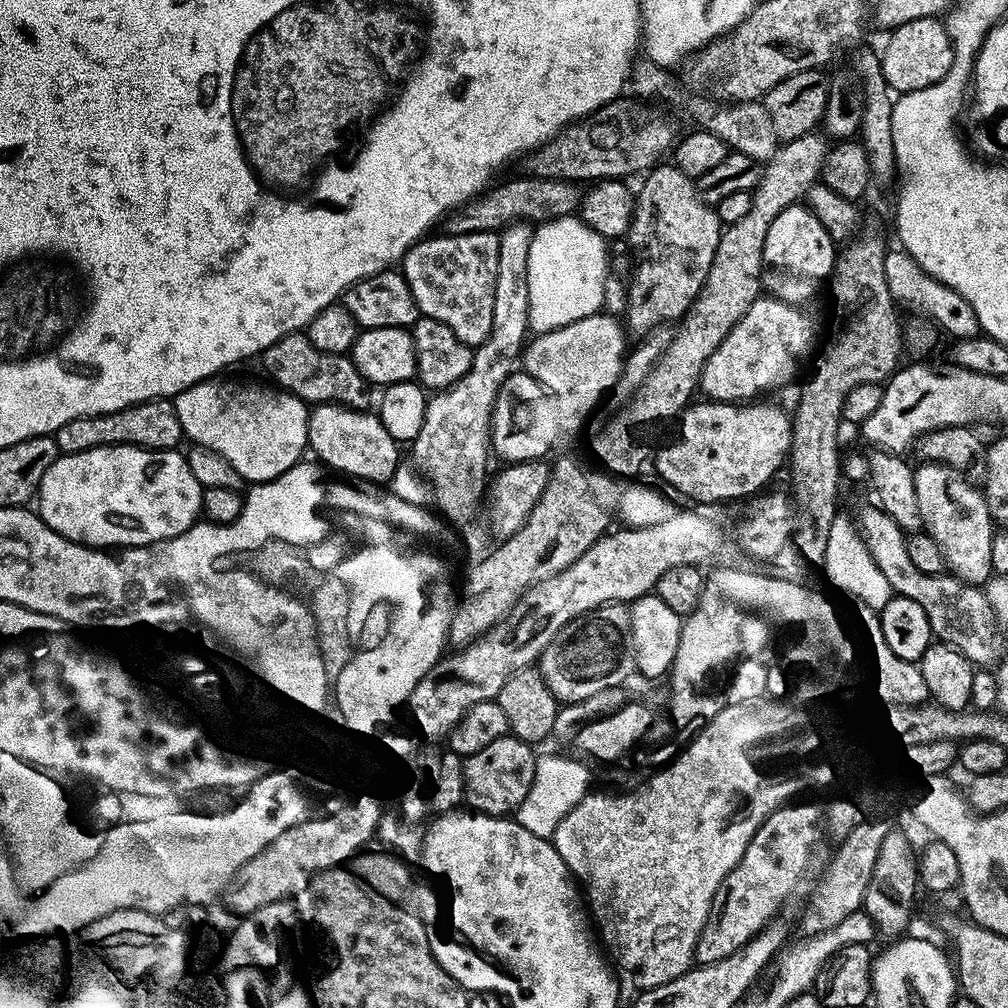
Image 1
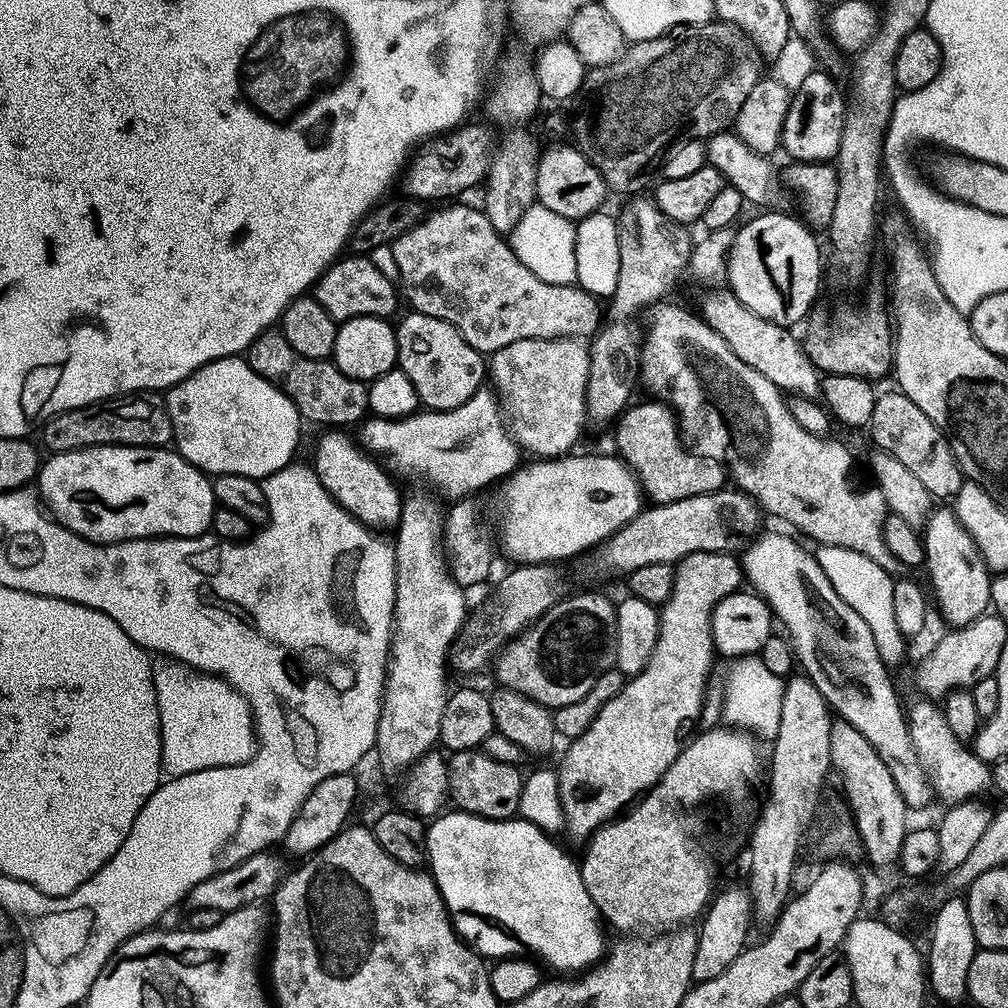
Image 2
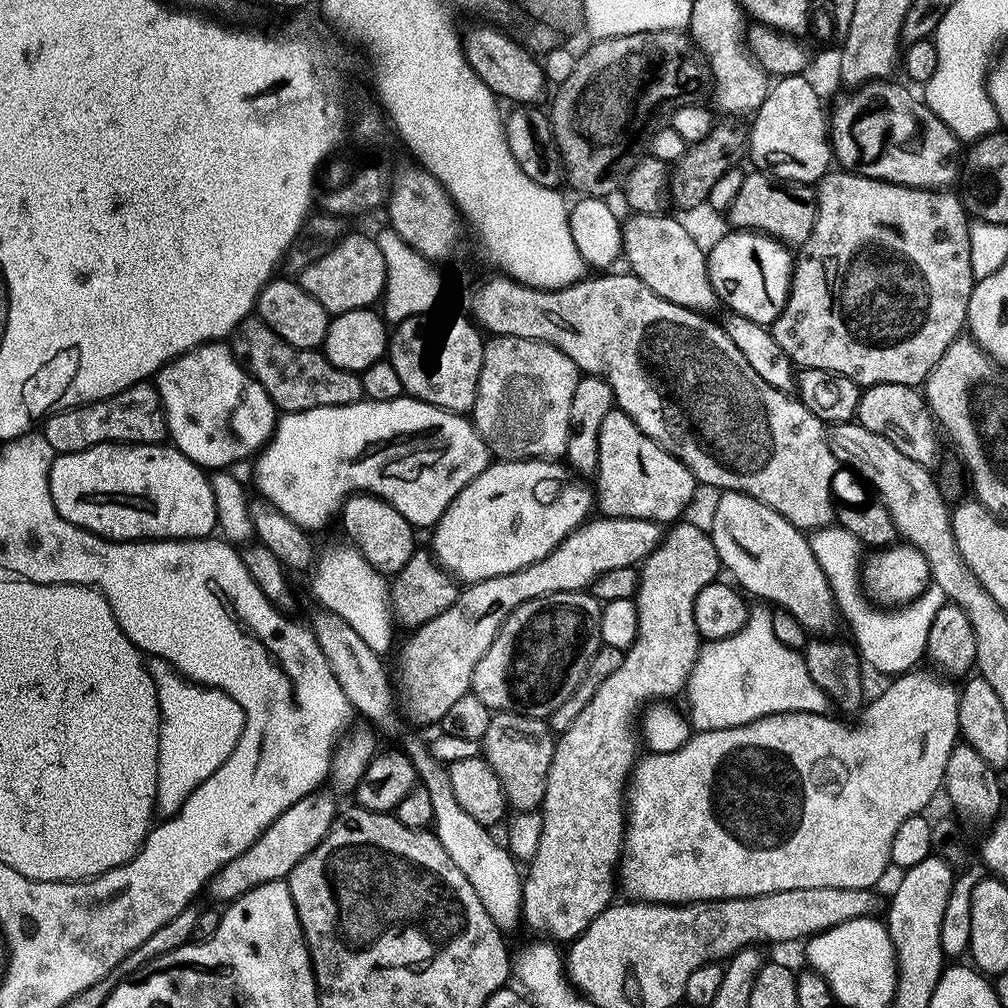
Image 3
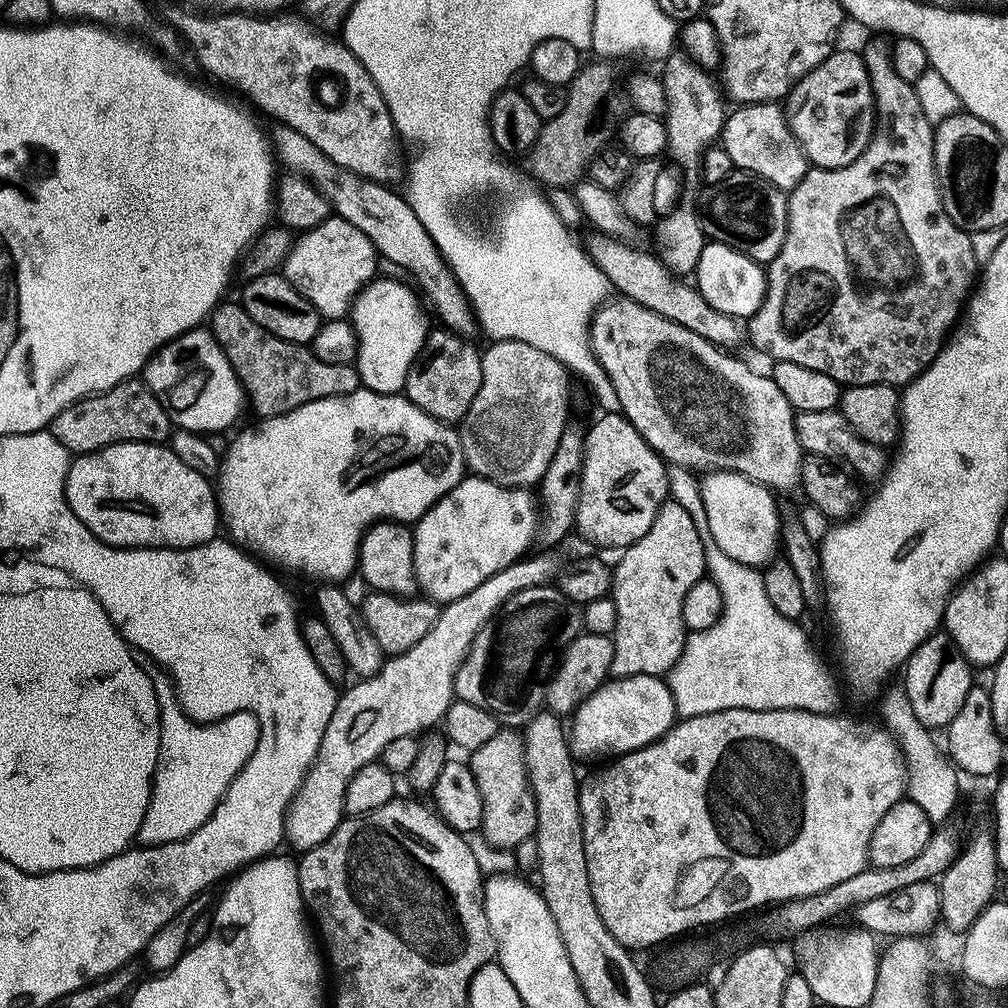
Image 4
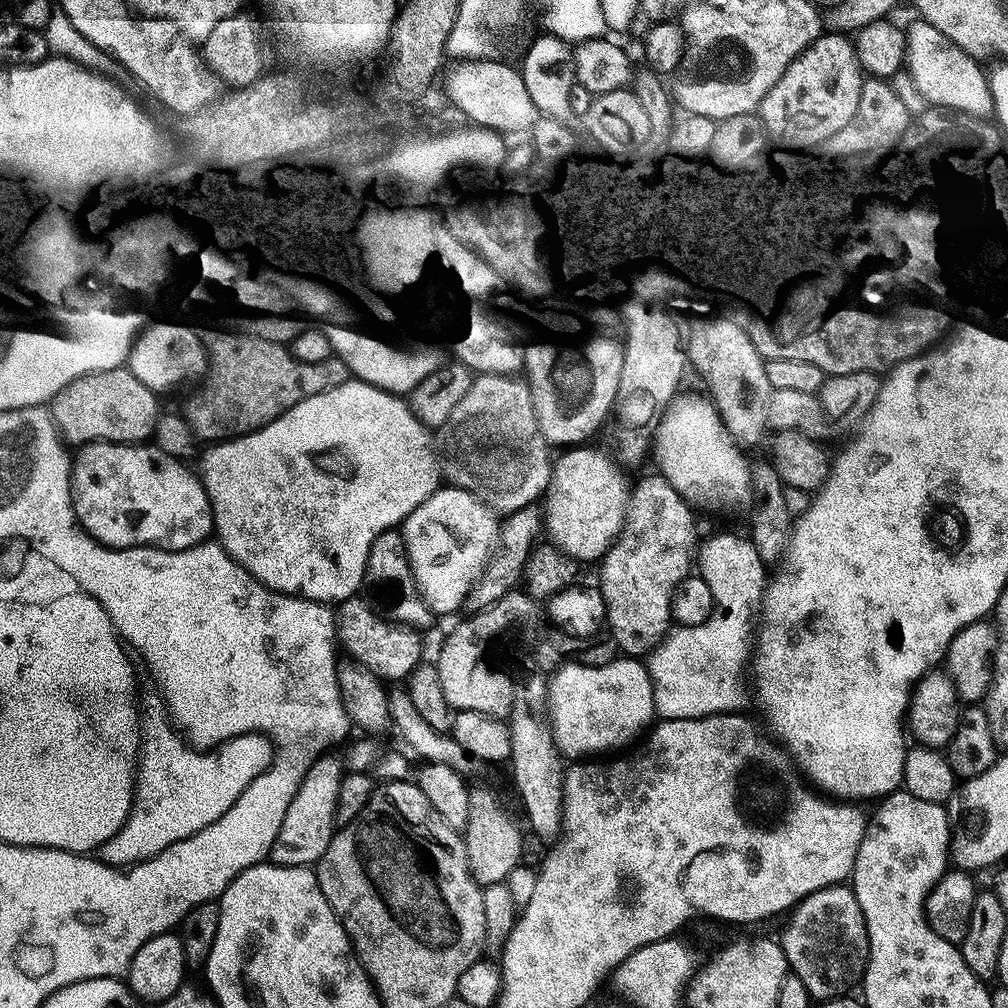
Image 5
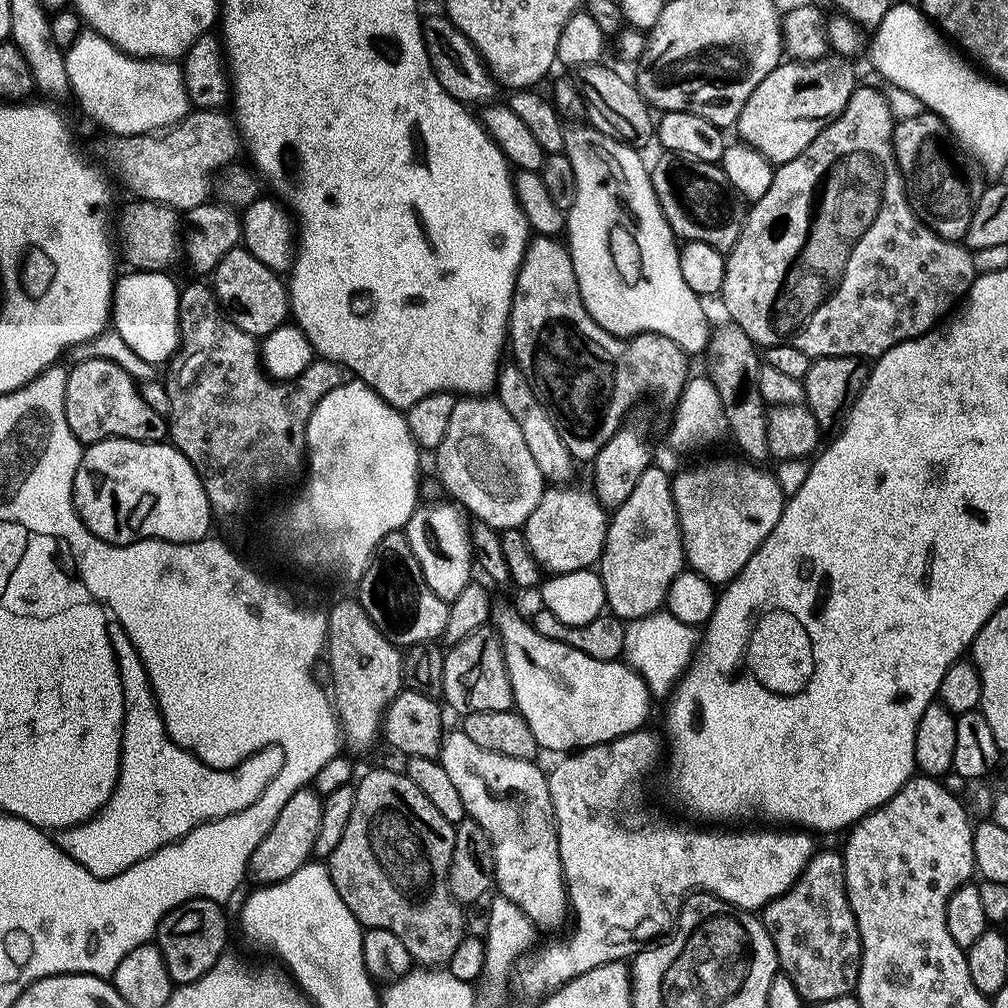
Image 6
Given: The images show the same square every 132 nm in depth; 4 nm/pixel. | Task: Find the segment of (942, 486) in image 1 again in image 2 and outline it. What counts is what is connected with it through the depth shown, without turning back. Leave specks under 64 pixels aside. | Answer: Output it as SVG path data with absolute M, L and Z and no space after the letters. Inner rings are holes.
M937 507L922 532L926 569L936 591L936 600L944 611L944 620L952 628L964 628L989 611L993 573L982 558L974 538L970 538L968 531L960 525L951 507Z

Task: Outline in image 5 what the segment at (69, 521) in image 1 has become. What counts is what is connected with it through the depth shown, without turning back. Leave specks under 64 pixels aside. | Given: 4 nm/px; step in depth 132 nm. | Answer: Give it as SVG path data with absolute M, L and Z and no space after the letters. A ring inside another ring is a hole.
M89 444L83 449L79 457L75 457L72 465L72 505L76 522L81 524L99 544L105 548L165 548L171 552L192 548L195 544L203 544L213 535L212 507L204 489L203 479L195 471L187 468L183 459L166 454L155 446L141 446L139 444Z

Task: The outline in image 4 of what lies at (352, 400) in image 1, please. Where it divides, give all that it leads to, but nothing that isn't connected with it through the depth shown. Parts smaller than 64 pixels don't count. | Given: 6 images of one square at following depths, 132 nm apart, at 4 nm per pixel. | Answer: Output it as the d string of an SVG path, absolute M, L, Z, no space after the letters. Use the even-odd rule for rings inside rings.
M239 302L217 304L210 317L210 331L218 346L222 346L257 417L281 416L322 398L354 394L362 386L355 363L322 362L309 345L286 342L286 338L278 338L278 334L258 326Z

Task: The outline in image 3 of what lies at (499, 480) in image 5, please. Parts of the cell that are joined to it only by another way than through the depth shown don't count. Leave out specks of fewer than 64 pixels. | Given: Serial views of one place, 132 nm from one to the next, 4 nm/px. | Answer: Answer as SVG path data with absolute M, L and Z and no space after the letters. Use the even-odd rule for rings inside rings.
M492 336L484 341L482 374L470 413L472 425L496 460L556 460L563 457L570 434L570 398L581 373L562 350L546 342L517 336Z

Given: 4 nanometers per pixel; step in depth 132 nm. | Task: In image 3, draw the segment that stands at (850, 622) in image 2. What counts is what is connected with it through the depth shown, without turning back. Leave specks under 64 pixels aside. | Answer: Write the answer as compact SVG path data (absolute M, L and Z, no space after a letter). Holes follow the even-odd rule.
M741 492L719 493L720 501L712 512L712 528L710 535L714 542L714 550L718 550L721 565L733 576L735 583L749 597L761 596L769 605L785 608L798 622L802 622L804 631L809 634L824 634L827 628L832 628L838 622L836 599L826 582L826 574L822 574L822 566L818 566L818 558L814 558L809 537L801 529L782 518L770 506L758 502L758 498L750 498Z

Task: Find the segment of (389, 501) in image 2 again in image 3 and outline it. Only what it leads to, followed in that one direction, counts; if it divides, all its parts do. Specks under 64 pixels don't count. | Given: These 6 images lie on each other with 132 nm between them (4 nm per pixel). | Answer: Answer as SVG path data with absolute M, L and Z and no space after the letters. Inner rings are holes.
M367 494L349 496L347 502L340 508L338 524L344 527L344 532L348 535L347 543L357 548L362 558L366 558L366 562L370 562L370 566L374 566L374 570L378 573L400 572L402 566L406 566L406 562L410 562L412 555L418 551L417 529L413 528L409 520L402 518L402 514L394 510L394 506L390 506L377 496Z

